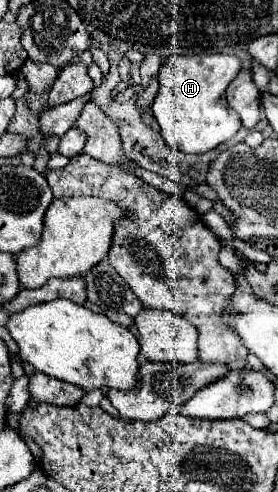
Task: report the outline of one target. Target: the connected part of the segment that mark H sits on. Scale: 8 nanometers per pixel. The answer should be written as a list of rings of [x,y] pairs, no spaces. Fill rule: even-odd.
[[[228,54],[170,56],[160,68],[160,90],[150,106],[162,138],[178,152],[204,154],[228,142],[238,130],[238,114],[226,104],[226,88],[238,76],[240,60]]]

